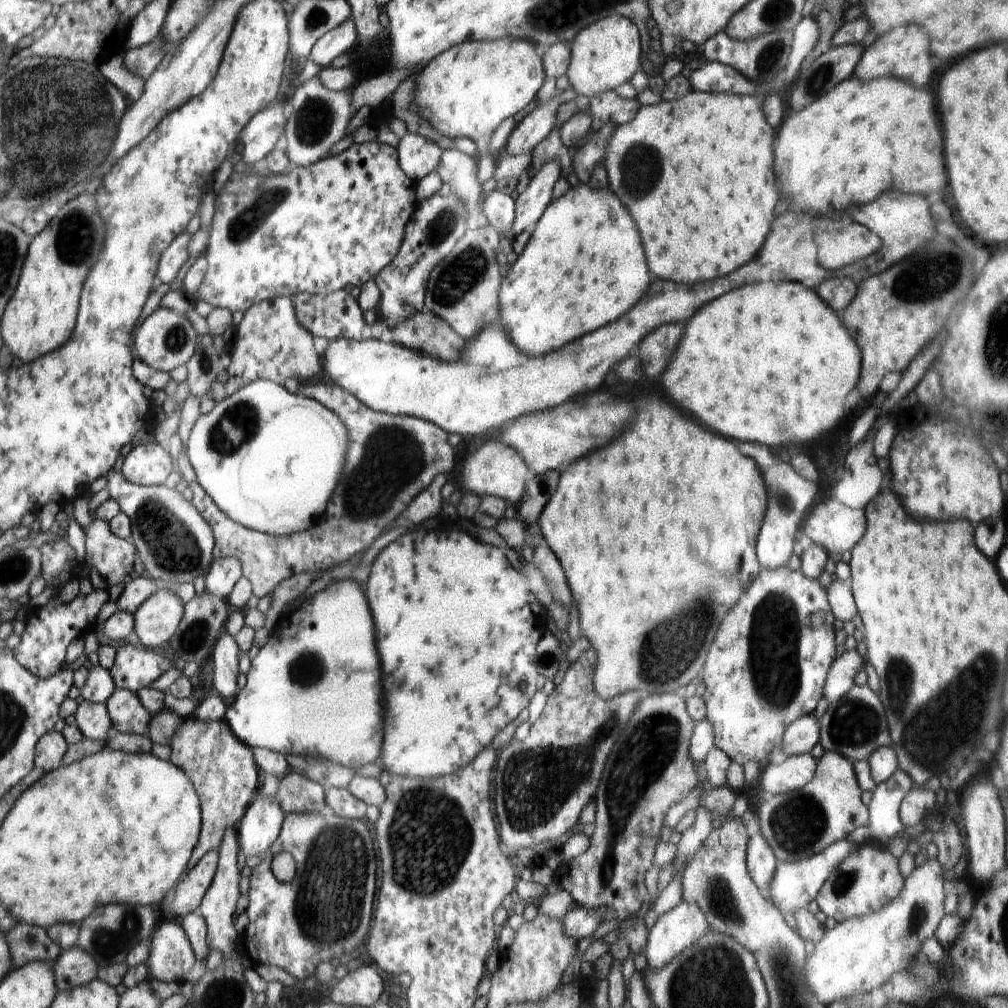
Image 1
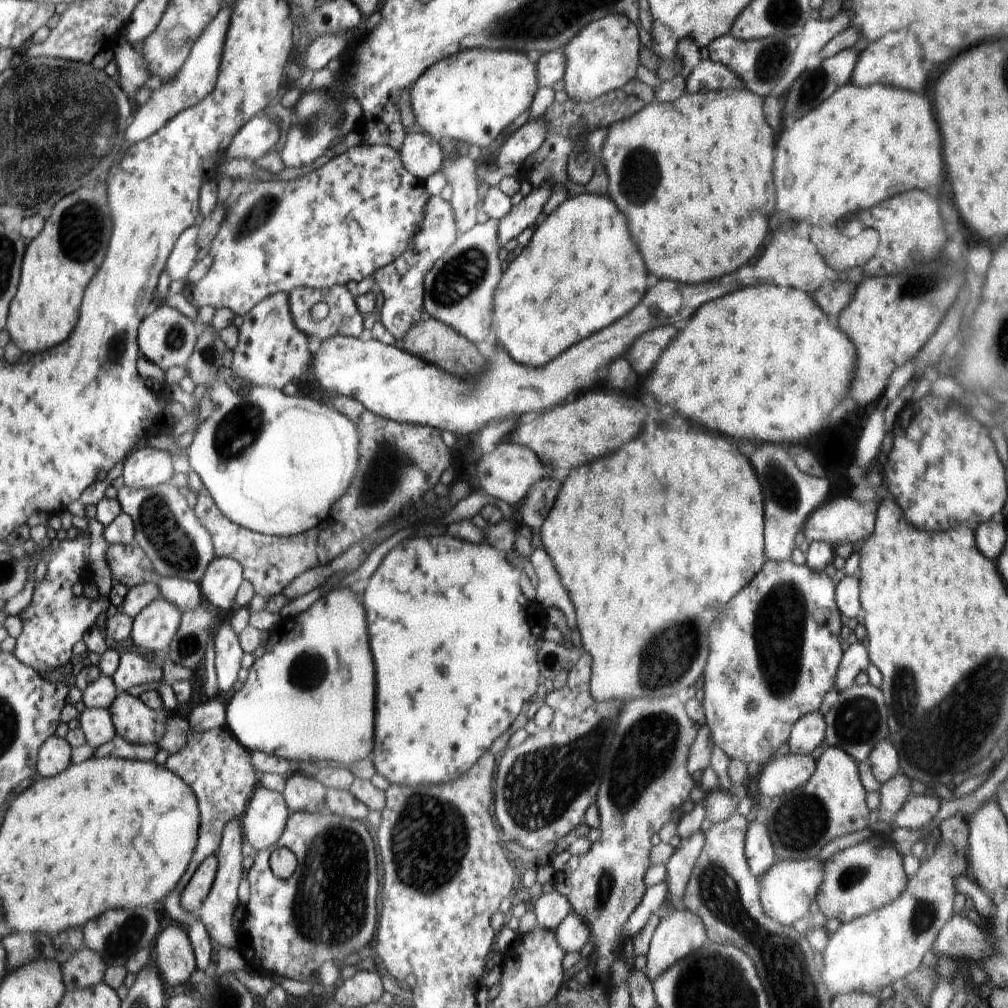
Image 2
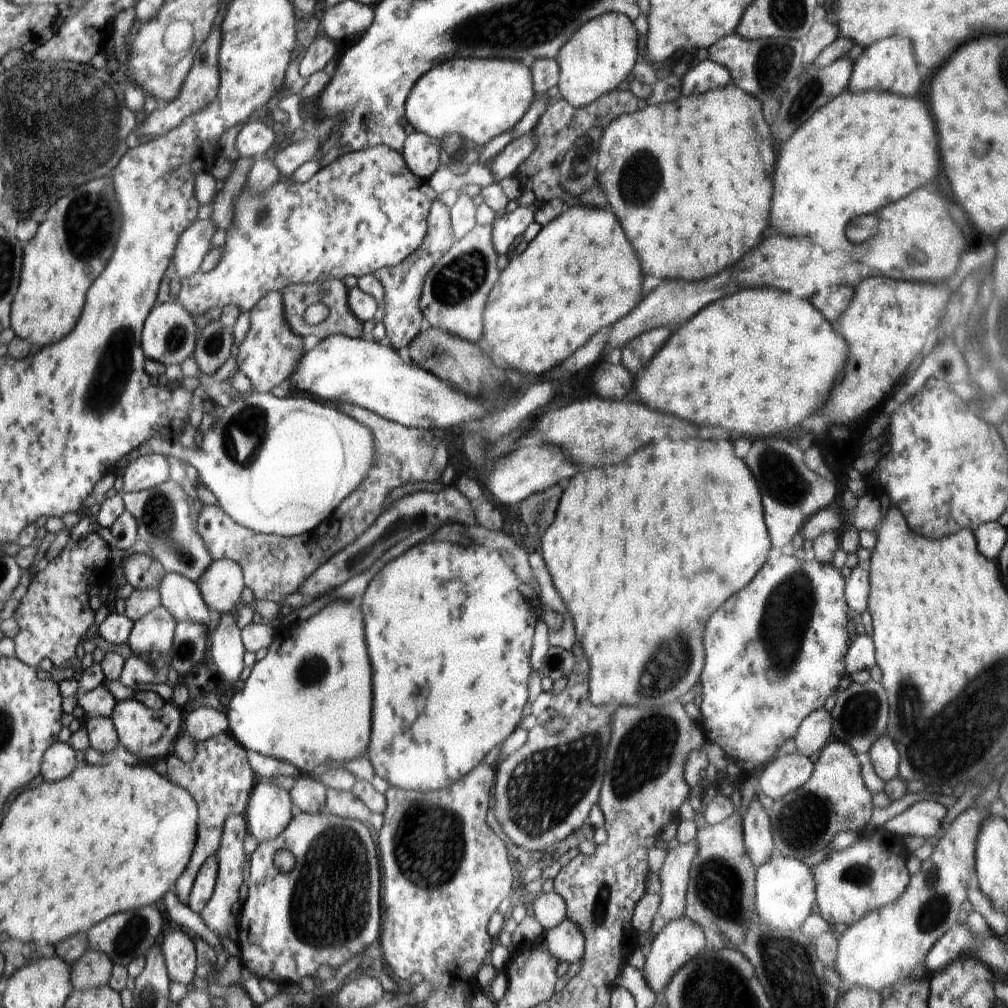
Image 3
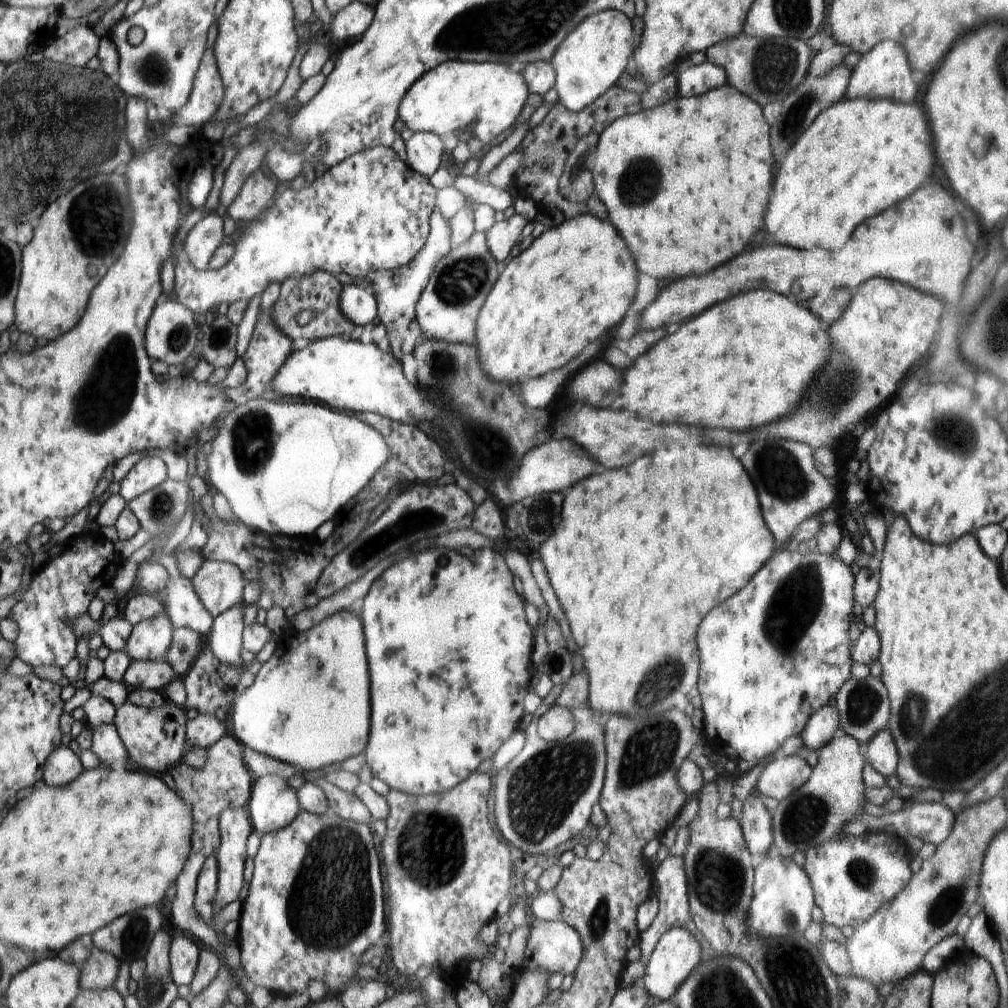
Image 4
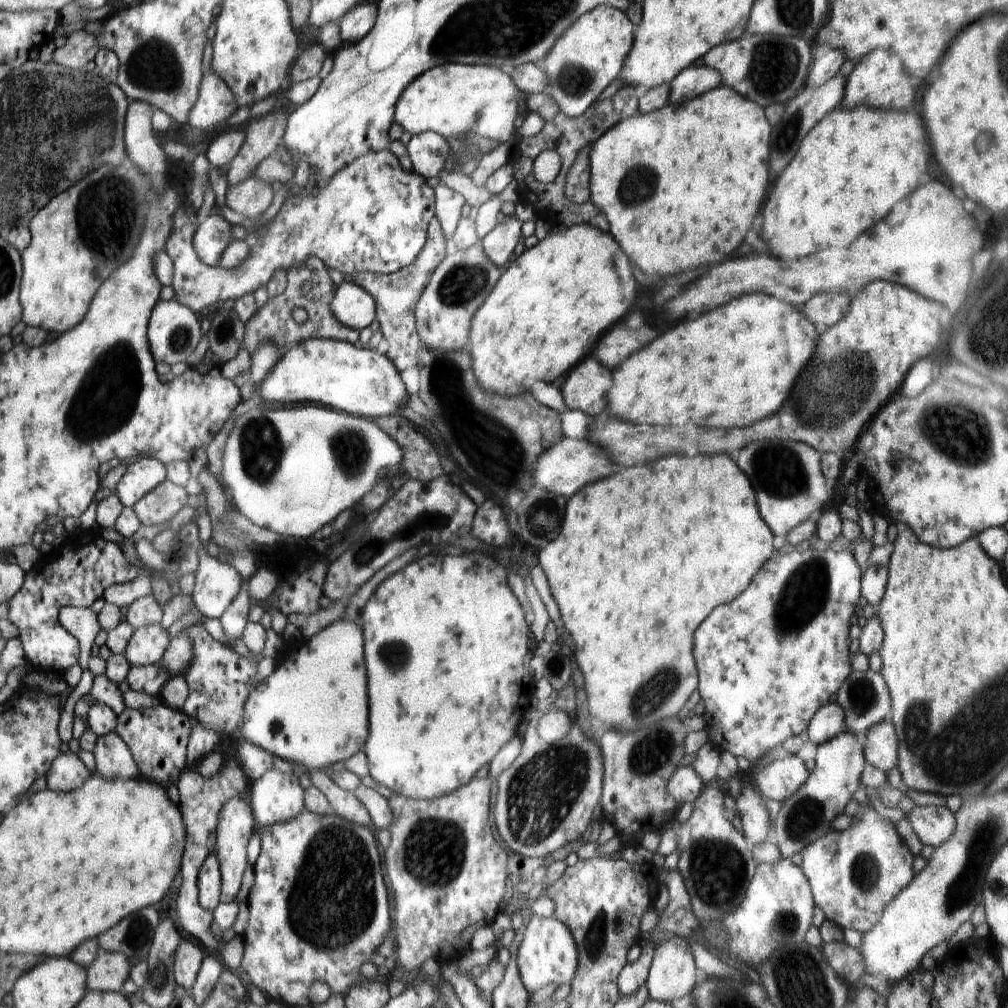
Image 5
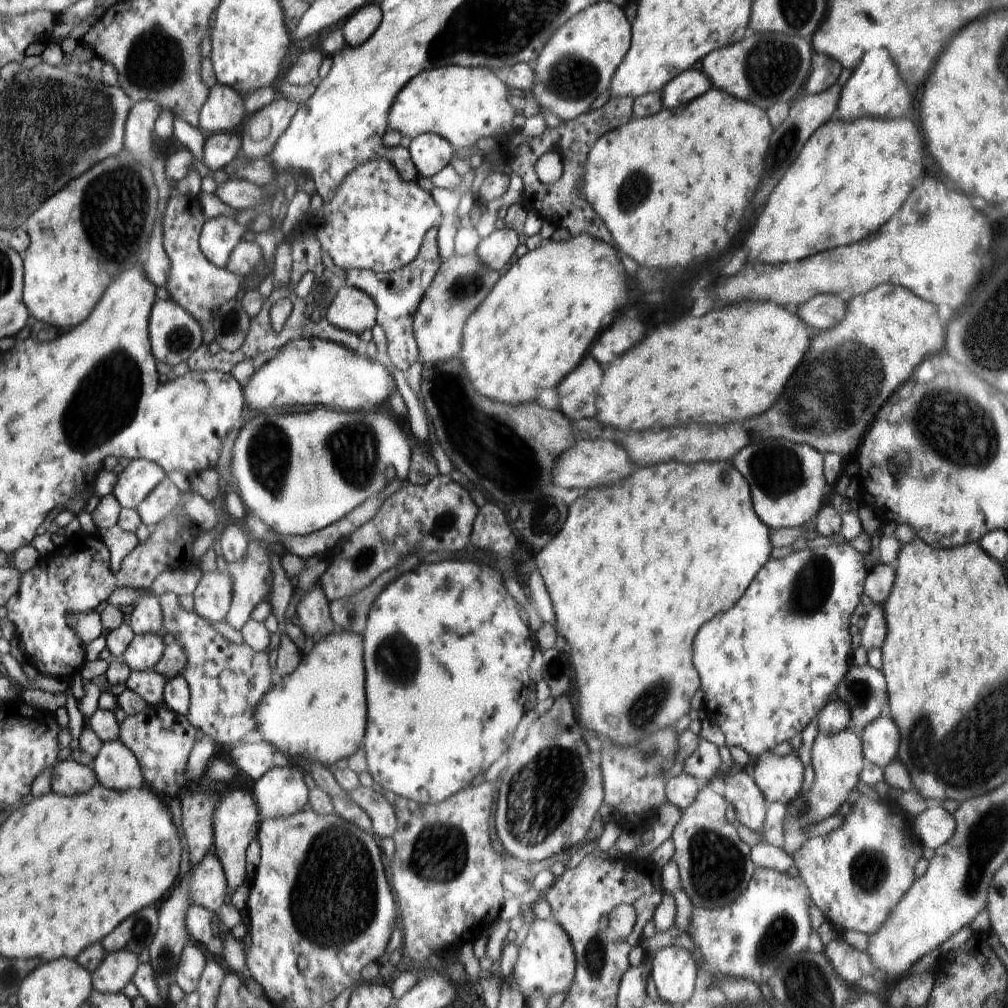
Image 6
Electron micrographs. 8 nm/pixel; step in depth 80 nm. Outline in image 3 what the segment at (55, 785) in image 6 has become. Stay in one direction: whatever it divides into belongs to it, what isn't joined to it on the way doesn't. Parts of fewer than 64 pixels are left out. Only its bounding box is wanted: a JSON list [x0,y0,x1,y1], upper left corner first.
[39,741,78,783]

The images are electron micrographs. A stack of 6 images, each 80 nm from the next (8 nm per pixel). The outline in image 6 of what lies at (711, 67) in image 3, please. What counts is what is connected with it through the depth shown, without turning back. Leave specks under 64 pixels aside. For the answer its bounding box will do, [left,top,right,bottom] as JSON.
[662,66,710,108]

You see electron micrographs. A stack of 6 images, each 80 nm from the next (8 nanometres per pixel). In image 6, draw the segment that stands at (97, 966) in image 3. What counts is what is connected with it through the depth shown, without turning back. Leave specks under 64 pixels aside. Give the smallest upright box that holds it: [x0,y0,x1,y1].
[90,951,139,993]

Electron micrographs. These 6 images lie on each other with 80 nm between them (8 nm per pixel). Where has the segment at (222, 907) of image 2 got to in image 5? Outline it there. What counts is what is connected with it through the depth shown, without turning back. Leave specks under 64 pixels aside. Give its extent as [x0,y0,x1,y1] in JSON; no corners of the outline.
[214,798,254,903]

